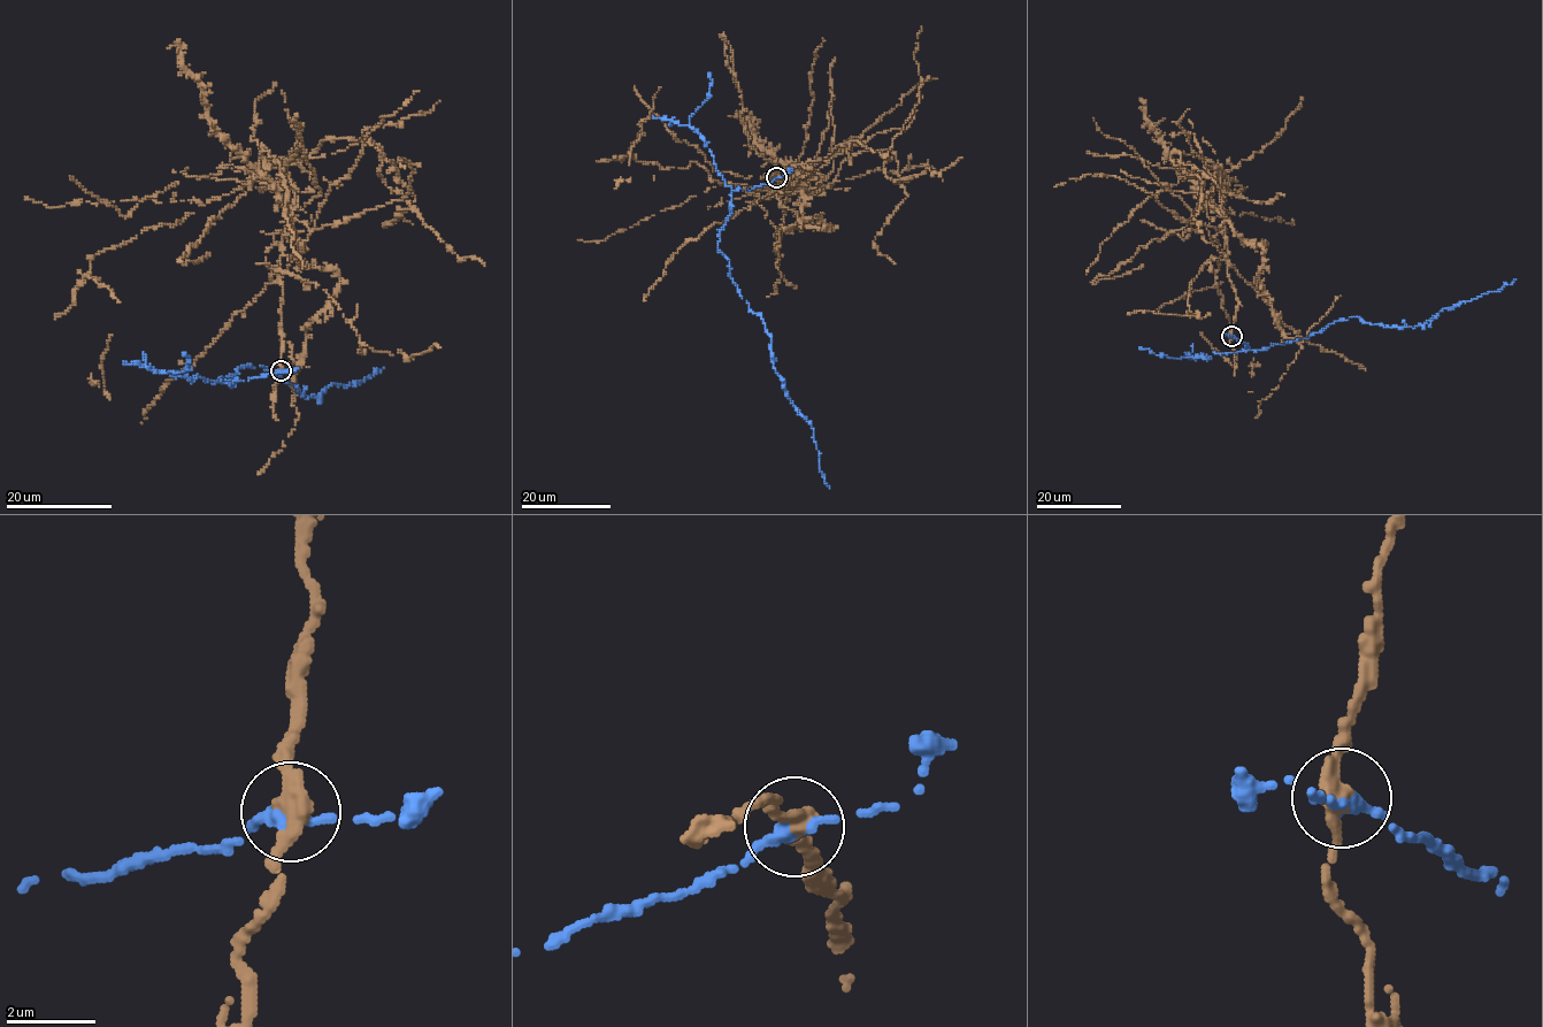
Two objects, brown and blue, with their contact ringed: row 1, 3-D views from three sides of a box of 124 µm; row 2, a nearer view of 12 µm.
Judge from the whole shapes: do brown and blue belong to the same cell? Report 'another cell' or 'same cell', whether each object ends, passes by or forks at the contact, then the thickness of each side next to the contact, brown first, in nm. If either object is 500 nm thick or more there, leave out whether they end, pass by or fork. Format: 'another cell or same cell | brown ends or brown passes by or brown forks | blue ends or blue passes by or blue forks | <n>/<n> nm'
another cell | brown passes by | blue passes by | 400/280 nm

